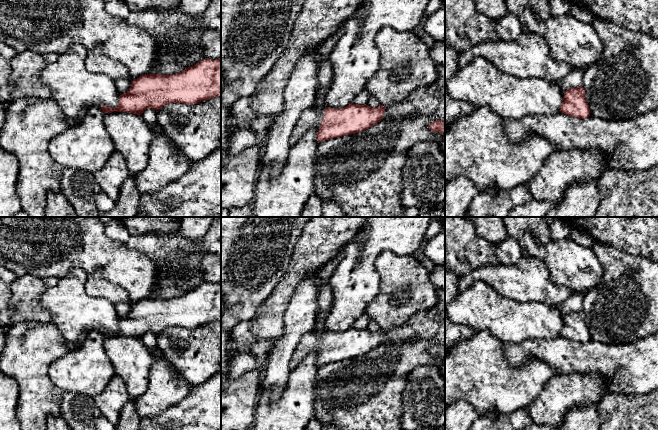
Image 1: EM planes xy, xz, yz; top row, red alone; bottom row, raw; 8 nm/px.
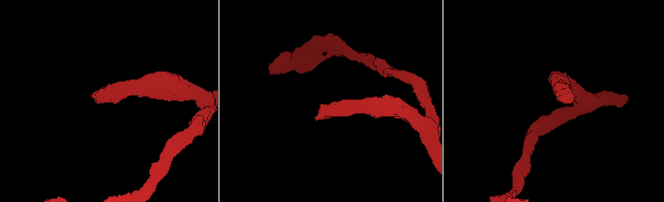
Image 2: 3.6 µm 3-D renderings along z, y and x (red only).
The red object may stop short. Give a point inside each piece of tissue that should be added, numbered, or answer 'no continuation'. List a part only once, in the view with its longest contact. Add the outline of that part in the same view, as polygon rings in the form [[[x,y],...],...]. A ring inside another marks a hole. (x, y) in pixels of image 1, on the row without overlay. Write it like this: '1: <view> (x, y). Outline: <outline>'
1: xz (310, 344). Outline: [[[306,333],[300,340],[290,361],[291,370],[295,369],[307,356],[319,353],[324,334]]]

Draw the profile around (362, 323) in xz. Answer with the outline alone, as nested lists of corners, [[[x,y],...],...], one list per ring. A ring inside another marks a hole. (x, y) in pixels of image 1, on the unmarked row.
[[[364,313],[359,319],[357,319],[353,323],[353,328],[357,328],[357,329],[367,329],[368,325],[372,321],[373,320],[366,313]]]

